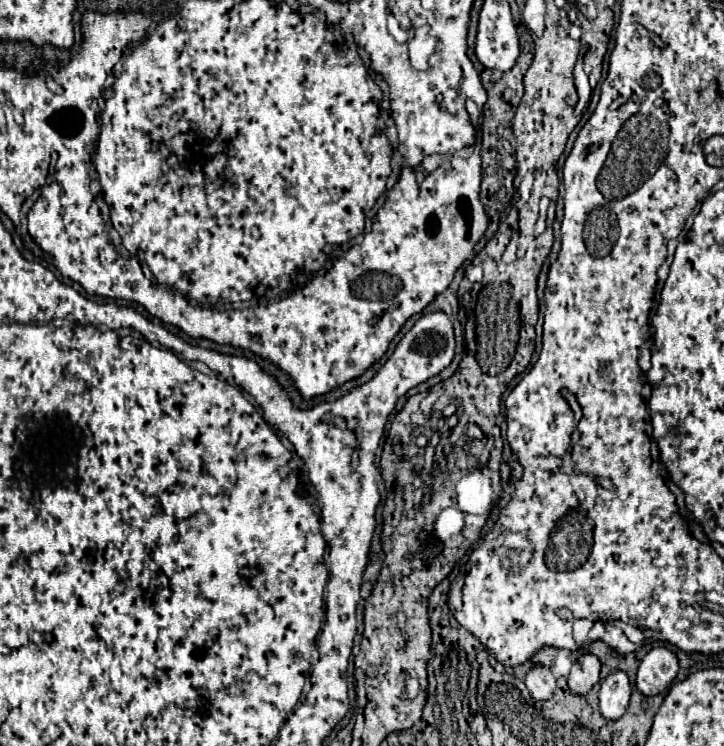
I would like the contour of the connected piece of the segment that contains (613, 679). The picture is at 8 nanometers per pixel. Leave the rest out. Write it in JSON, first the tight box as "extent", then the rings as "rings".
{"extent":[600,670,630,720],"rings":[[[614,670],[602,680],[600,688],[600,712],[608,720],[616,720],[626,712],[628,700],[630,700],[630,680],[626,672]]]}

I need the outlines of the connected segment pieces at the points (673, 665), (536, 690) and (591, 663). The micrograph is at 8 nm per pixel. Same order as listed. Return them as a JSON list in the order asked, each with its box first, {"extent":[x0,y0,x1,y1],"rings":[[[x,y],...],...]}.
[{"extent":[636,646,678,696],"rings":[[[666,646],[652,648],[640,662],[636,688],[644,696],[654,696],[666,690],[678,674],[678,658]]]},{"extent":[526,664,556,700],"rings":[[[534,664],[526,674],[526,688],[534,700],[548,700],[556,688],[556,676],[544,664]]]},{"extent":[568,652,600,694],"rings":[[[590,652],[582,654],[568,674],[568,686],[574,694],[586,694],[598,680],[600,680],[600,660]]]}]

